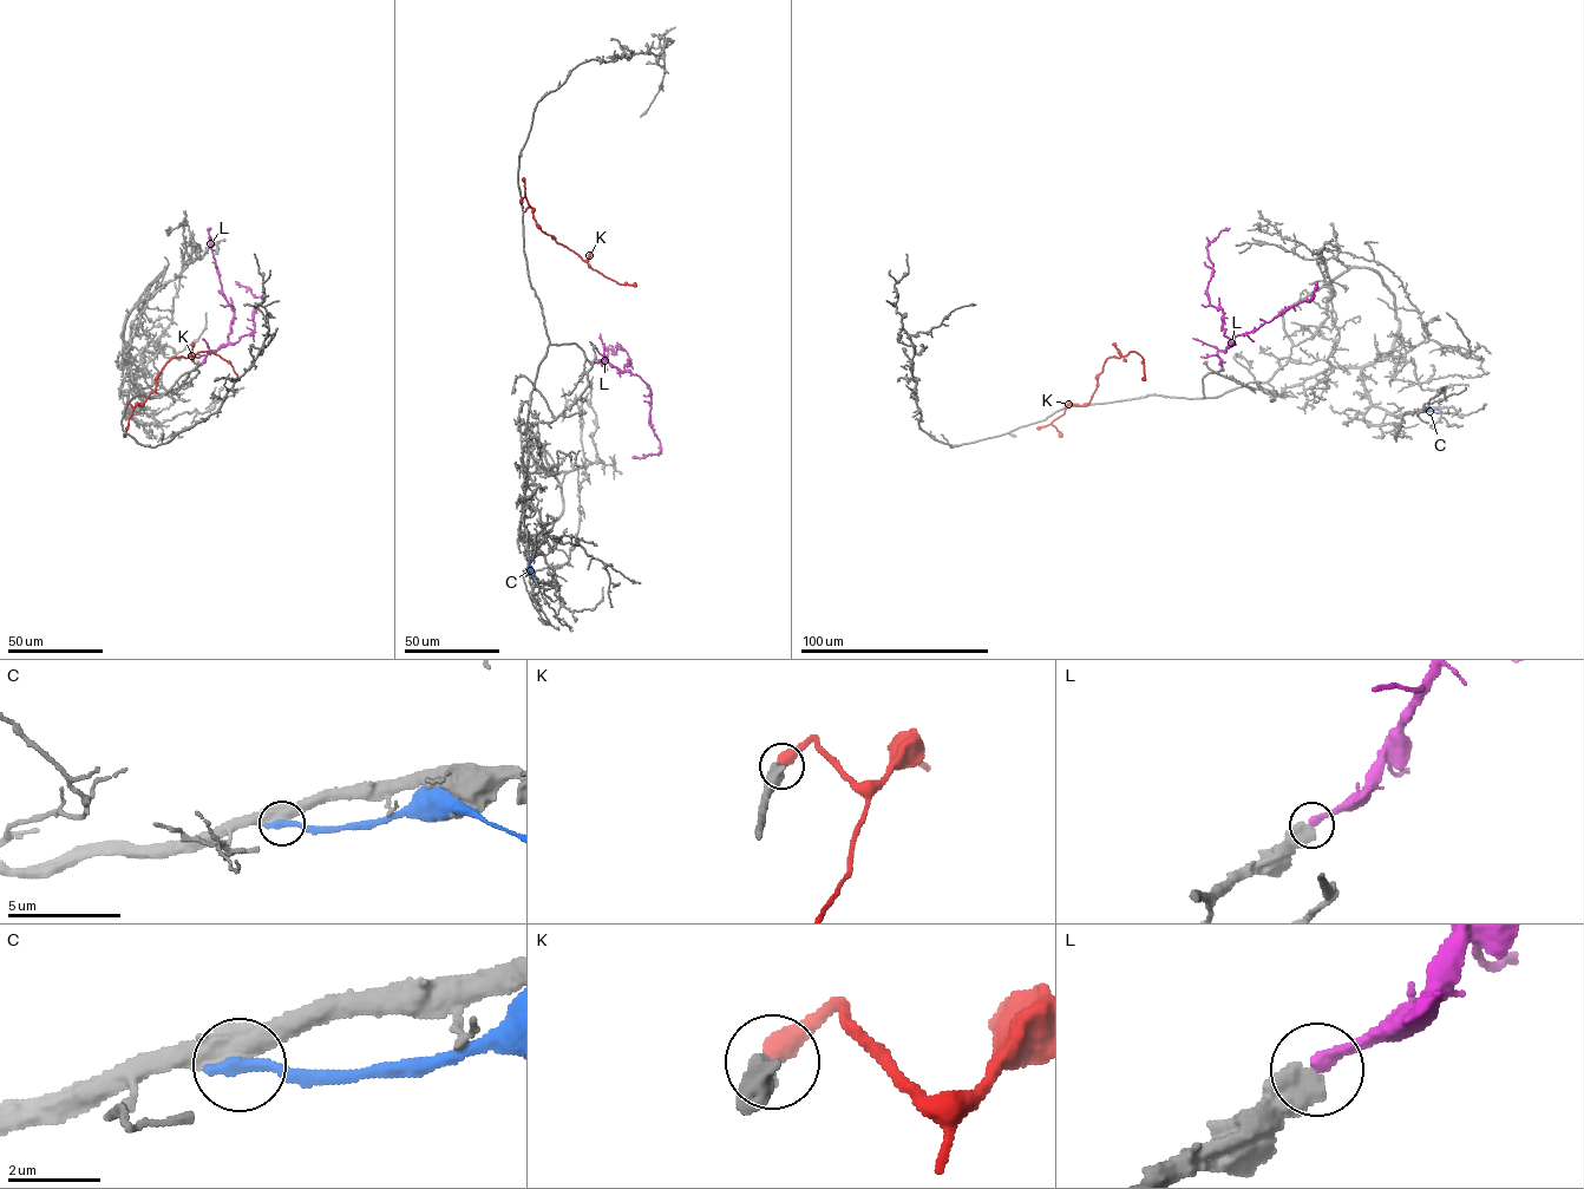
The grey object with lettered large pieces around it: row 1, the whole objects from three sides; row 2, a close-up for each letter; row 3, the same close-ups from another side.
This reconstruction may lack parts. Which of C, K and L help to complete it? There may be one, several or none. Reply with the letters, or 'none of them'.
L

